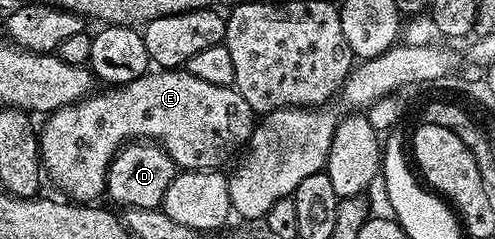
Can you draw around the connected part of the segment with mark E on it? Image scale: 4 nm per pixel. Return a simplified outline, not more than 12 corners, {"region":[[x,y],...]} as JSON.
{"region":[[149,71],[56,109],[39,160],[95,203],[125,143],[219,169],[257,114],[234,87]]}

